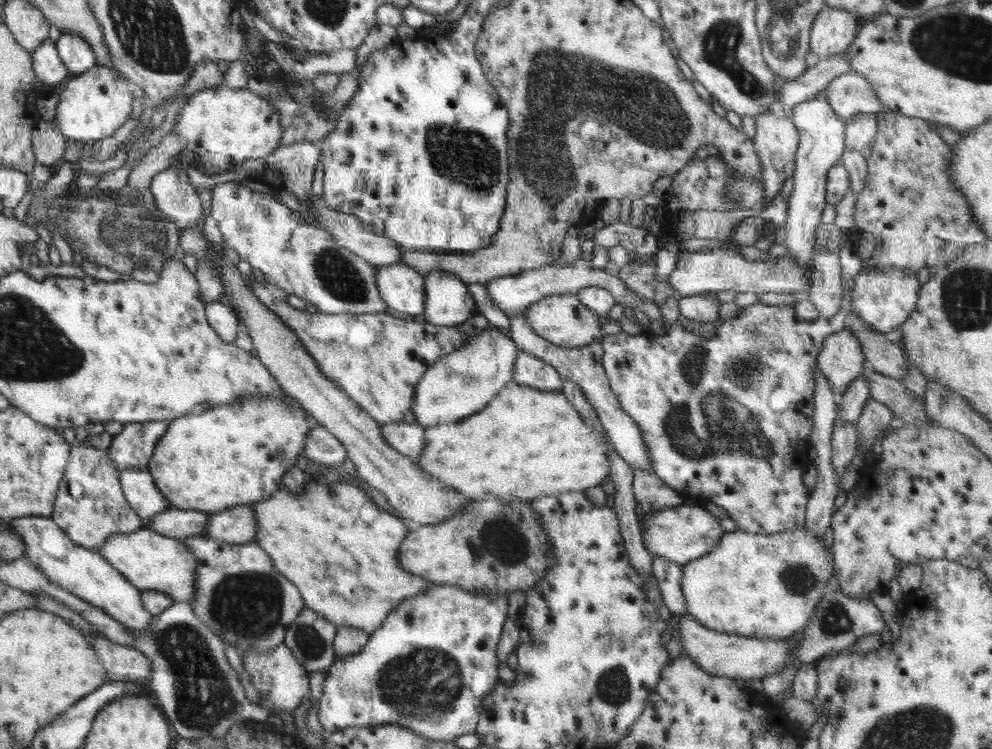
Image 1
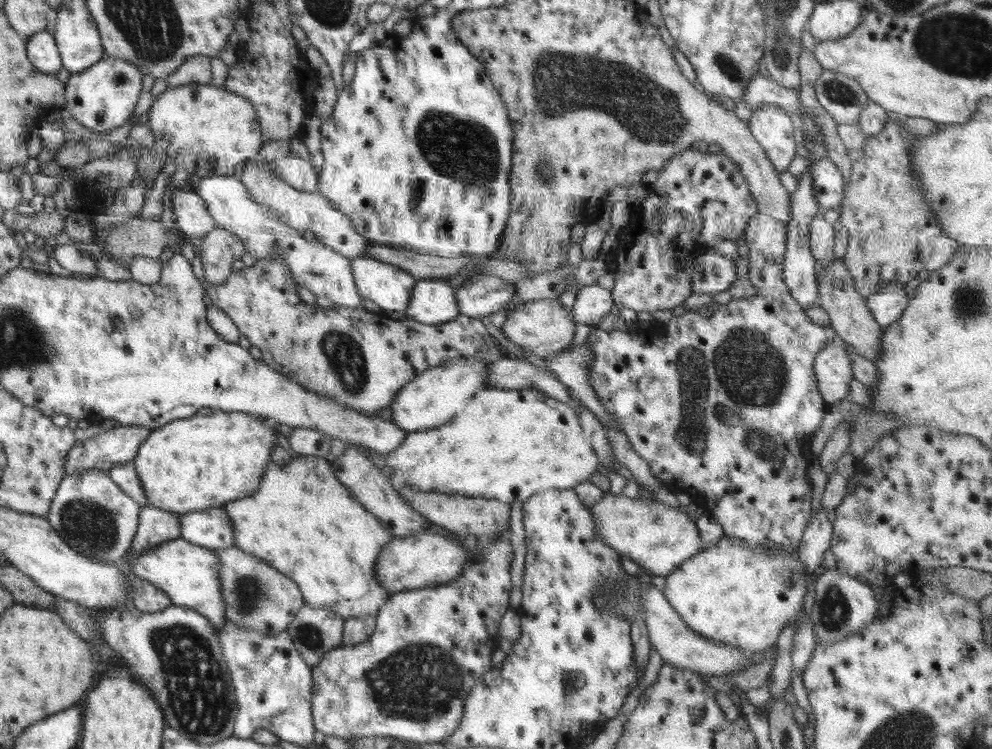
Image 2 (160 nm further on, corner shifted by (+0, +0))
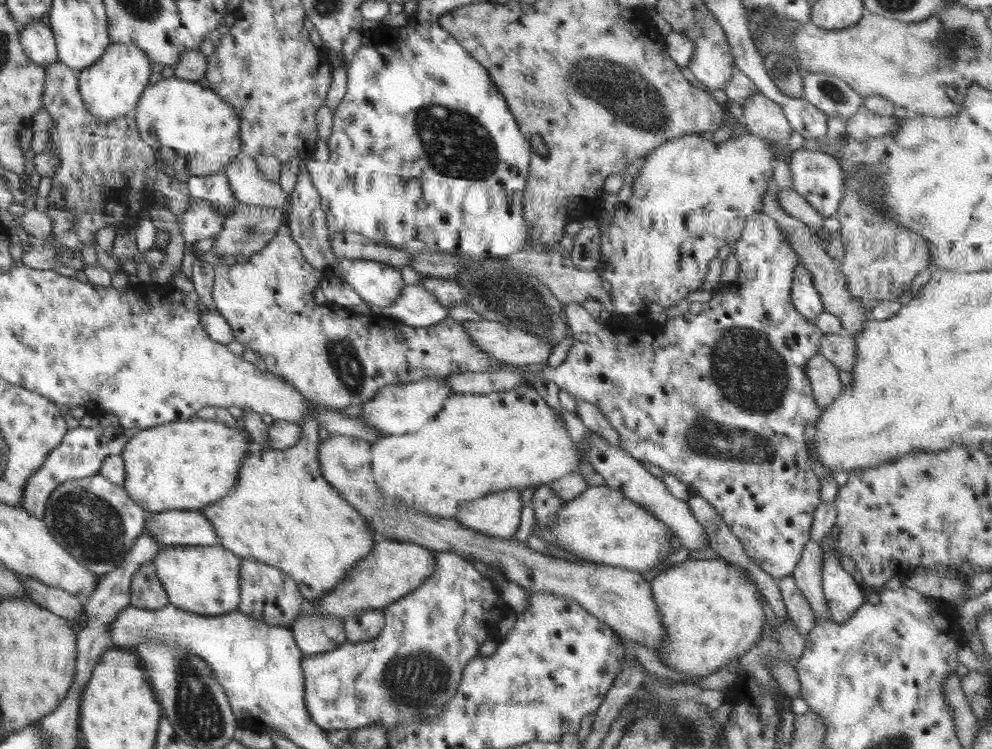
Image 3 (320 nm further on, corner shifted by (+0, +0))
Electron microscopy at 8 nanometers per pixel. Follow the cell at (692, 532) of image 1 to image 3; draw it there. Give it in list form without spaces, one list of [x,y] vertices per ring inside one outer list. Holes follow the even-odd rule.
[[[608,485],[589,486],[580,497],[562,505],[553,523],[549,524],[551,542],[562,550],[592,563],[622,567],[647,576],[658,573],[655,566],[672,553],[672,532],[646,508]]]

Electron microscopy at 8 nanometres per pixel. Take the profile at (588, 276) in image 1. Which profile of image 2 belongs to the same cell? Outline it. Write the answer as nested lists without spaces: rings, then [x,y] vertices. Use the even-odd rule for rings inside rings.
[[[478,275],[456,289],[455,305],[460,315],[481,319],[506,308],[516,290],[516,283],[506,283],[497,276]]]

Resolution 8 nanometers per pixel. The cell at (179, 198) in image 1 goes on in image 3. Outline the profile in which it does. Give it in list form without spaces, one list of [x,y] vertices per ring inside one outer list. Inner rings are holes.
[[[192,197],[192,204],[180,221],[182,237],[186,241],[181,270],[186,270],[190,278],[192,278],[193,263],[198,259],[192,252],[192,246],[200,240],[216,238],[222,231],[224,222],[224,215],[218,212],[210,201]]]

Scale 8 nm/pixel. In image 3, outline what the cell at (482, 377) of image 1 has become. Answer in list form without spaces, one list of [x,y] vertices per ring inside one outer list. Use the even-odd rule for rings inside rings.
[[[429,376],[416,382],[396,383],[380,389],[372,400],[362,403],[362,412],[358,417],[381,434],[412,433],[433,419],[452,394],[453,390],[445,382],[445,377]]]

